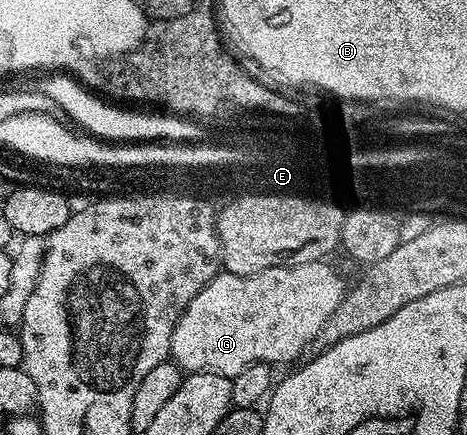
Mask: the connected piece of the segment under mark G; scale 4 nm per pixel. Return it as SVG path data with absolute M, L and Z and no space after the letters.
M317 261L293 267L271 267L260 275L235 275L229 271L217 273L180 314L172 334L171 362L179 365L185 373L205 371L218 373L227 379L233 379L242 373L242 369L255 363L295 364L295 359L304 350L307 352L318 333L322 333L326 321L330 321L330 313L334 313L344 300L346 282L330 264Z

